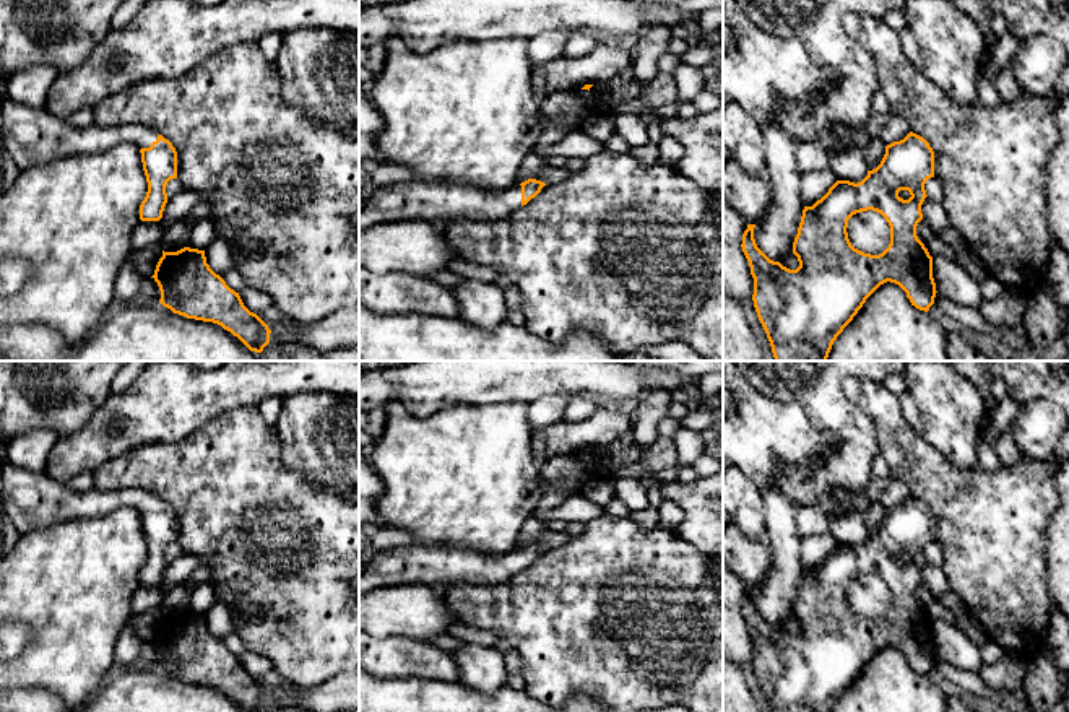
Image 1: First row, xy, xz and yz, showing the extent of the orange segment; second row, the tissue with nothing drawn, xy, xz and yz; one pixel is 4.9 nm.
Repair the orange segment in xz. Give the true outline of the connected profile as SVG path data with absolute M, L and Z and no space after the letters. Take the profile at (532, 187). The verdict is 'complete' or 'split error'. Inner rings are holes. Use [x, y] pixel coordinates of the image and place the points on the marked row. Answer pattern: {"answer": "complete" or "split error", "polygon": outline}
{"answer": "split error", "polygon": "M528 179L496 193L447 182L377 187L359 211L359 232L398 221L504 219L534 198L544 185L541 180Z"}

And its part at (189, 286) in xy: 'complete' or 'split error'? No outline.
complete

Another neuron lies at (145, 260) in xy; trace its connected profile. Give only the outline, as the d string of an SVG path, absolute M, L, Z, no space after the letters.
M151 244L145 249L133 250L130 254L130 262L135 267L135 270L143 276L149 278L154 275L156 265L159 258L162 257L162 244Z

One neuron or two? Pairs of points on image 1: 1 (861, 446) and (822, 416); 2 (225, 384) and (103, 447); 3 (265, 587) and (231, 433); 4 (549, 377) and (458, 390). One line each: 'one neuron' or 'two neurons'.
1: one neuron
2: one neuron
3: one neuron
4: one neuron

